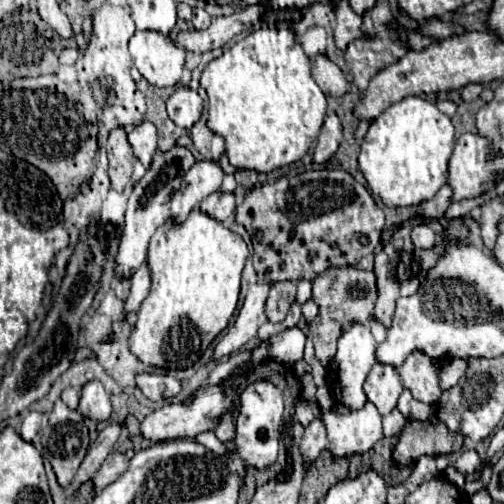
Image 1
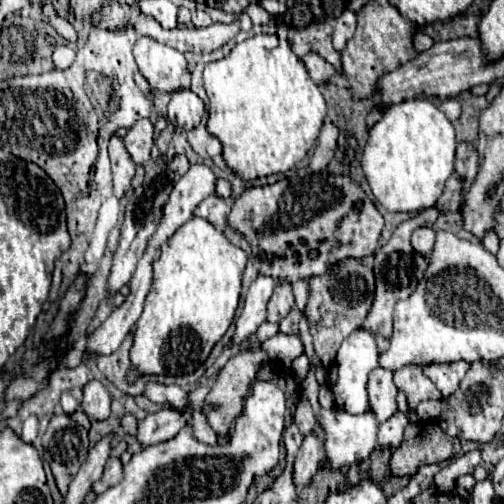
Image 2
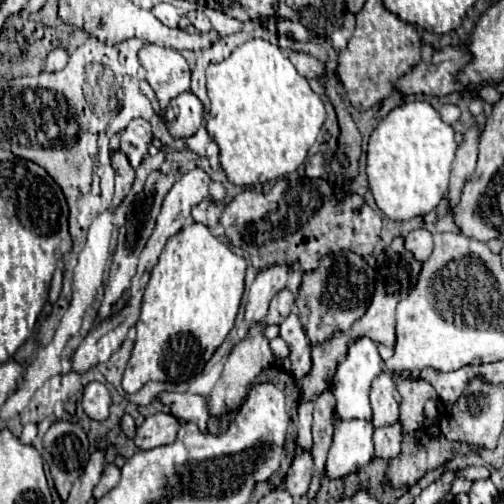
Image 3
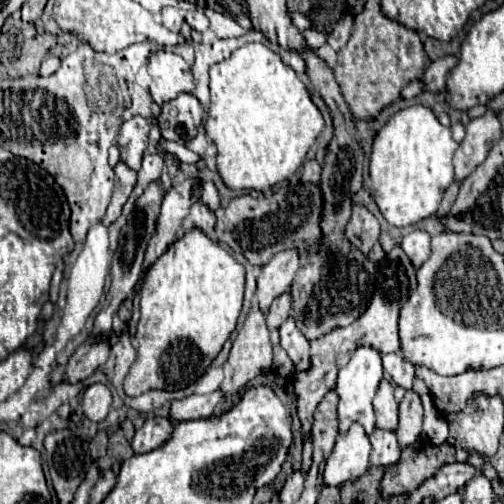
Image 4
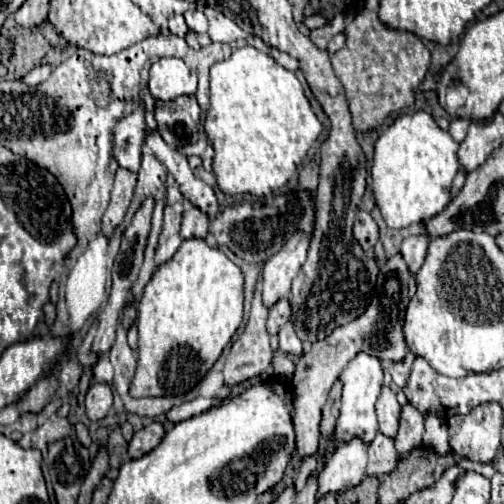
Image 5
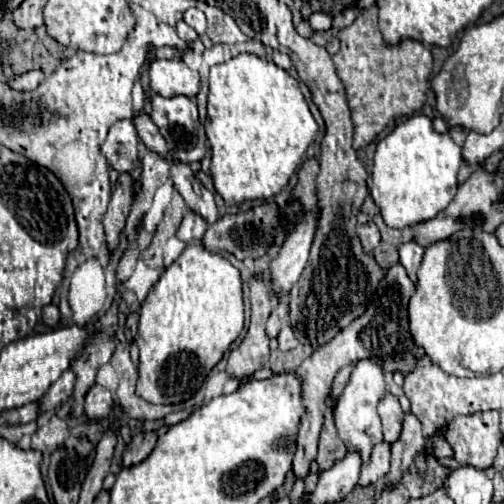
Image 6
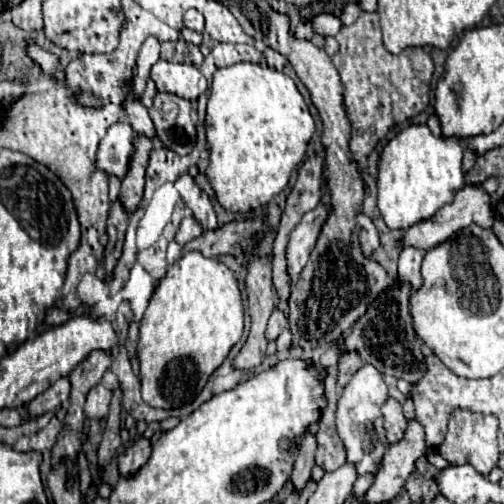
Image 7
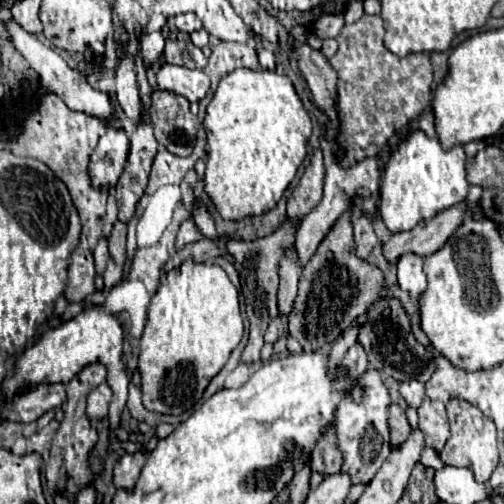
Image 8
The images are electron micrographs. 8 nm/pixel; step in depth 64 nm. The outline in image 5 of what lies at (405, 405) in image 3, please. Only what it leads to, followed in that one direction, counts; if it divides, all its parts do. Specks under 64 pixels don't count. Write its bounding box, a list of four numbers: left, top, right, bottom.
[394,406,424,460]

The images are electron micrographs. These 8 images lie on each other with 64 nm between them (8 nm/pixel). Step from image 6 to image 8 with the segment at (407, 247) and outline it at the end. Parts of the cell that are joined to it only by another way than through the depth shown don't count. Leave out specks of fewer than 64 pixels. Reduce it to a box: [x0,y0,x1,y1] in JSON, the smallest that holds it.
[398,254,428,298]

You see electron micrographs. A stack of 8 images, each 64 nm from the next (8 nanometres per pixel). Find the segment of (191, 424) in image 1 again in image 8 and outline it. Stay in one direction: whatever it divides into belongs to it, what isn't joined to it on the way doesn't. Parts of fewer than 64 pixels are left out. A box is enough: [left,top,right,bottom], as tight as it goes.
[114,454,146,492]

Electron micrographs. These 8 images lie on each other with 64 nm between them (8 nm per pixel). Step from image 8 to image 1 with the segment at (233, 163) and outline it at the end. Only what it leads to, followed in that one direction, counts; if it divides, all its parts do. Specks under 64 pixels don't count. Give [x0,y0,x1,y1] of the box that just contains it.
[200,28,326,174]

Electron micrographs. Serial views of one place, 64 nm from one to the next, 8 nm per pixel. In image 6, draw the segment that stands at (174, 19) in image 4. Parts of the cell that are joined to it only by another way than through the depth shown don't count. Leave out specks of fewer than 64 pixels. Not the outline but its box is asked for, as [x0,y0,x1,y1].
[176,20,198,44]

